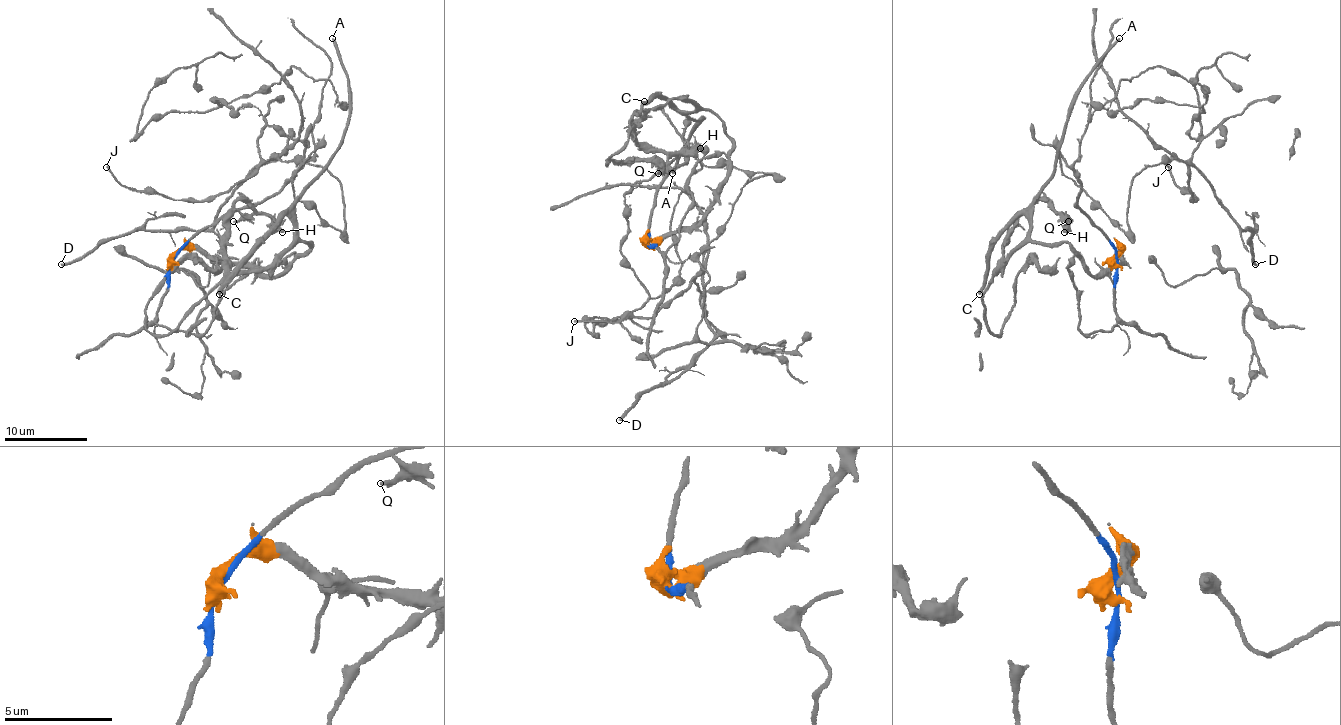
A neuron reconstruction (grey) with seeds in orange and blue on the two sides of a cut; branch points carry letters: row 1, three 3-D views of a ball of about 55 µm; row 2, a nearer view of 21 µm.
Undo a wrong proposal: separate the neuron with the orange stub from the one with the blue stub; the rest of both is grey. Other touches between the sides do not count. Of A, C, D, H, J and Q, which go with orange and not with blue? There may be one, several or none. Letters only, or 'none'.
A, C, H, Q

